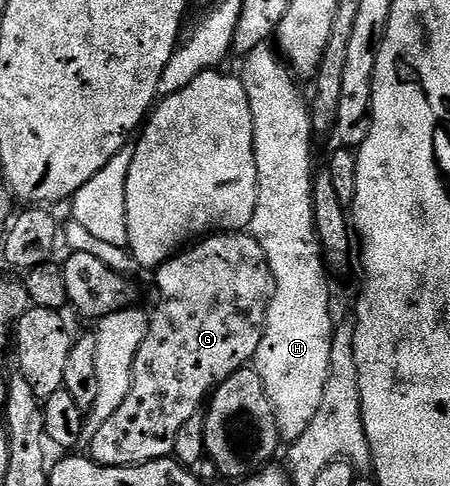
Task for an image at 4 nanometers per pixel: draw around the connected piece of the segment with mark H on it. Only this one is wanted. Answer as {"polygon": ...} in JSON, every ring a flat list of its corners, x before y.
{"polygon":[[264,43,255,47,250,53,244,54,239,70,243,87,247,91,247,99,251,103,251,119,255,135,255,167,257,168,257,198,255,199,255,215,251,215,248,232,263,247,263,255,267,255,269,274,273,277,271,296,265,330,257,353,251,362,257,370,259,379,263,379,263,387,267,391,267,399,271,399,271,407,275,411,277,435,282,442,292,443,303,435,303,431,311,424,315,411,322,402,323,389,328,377,328,365,331,359,332,335,334,321,328,313,329,275,326,270,321,240,317,237,317,228,313,222,313,151,309,147,315,141,315,134,310,117,310,106,306,98,301,98,298,78,292,68,283,60,272,44]]}

